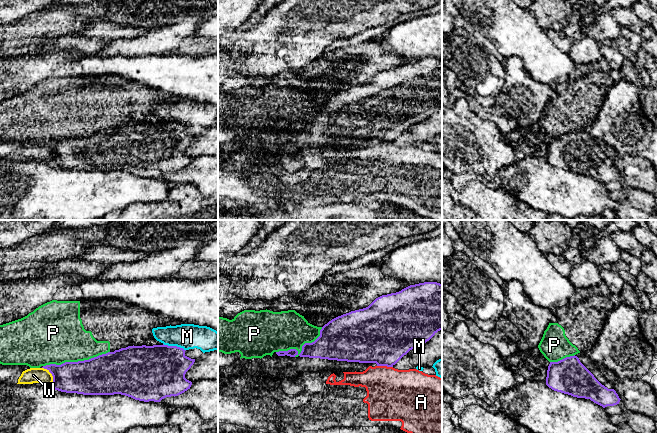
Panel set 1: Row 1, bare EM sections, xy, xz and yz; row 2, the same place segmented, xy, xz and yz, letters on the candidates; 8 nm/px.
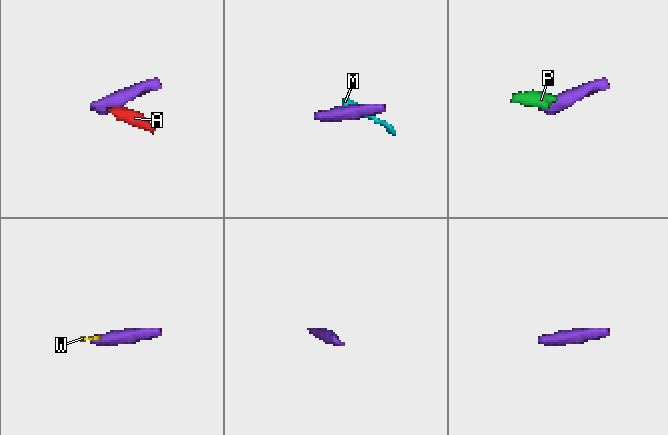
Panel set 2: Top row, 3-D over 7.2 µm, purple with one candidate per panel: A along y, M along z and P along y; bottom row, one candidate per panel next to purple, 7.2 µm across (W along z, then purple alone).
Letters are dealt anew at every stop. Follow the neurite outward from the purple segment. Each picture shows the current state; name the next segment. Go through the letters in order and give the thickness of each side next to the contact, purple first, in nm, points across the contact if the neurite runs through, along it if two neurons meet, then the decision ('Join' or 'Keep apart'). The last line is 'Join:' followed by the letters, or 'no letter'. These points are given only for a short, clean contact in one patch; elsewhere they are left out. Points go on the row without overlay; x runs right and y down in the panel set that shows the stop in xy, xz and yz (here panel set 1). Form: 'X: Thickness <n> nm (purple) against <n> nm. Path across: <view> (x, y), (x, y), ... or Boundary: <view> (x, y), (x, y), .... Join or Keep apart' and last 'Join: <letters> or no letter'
A: Thickness 480 nm (purple) against 420 nm. Boundary: xz (377, 141), (392, 143). Keep apart
M: Thickness 420 nm (purple) against 200 nm. Keep apart
P: Thickness 320 nm (purple) against 420 nm. Keep apart
W: Thickness 280 nm (purple) against 130 nm. Keep apart
Join: no letter

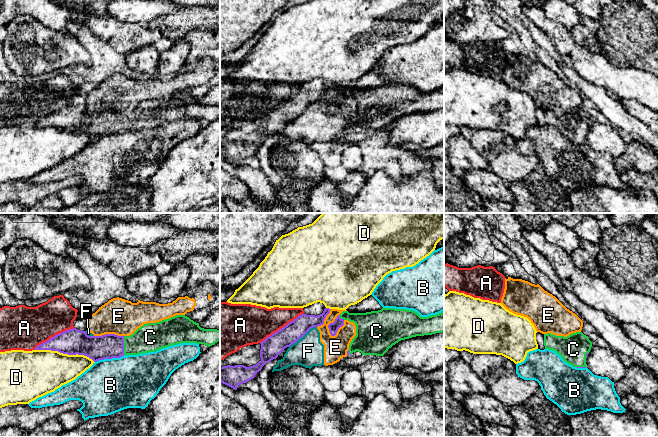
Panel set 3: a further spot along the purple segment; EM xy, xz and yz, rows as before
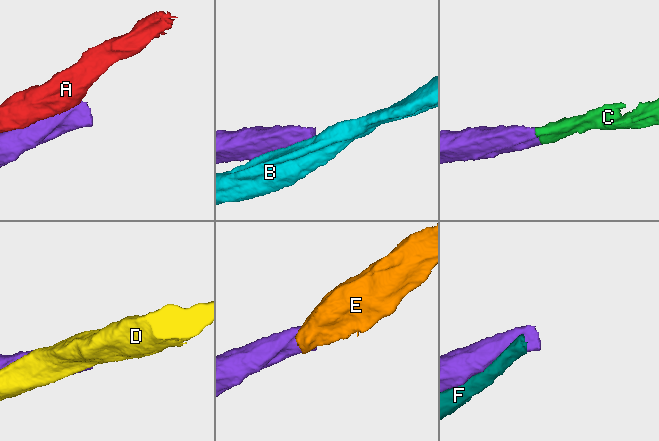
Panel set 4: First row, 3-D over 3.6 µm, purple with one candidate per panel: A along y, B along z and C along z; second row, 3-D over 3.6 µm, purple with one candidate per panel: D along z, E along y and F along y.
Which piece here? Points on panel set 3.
A: Thickness 170 nm (purple) against 320 nm. Keep apart
B: Thickness 200 nm (purple) against 440 nm. Keep apart
C: Thickness 200 nm (purple) against 240 nm. Path across: xy (108, 122), (123, 121), (133, 121), (150, 113). Join
D: Thickness 200 nm (purple) against 360 nm. Keep apart
E: Thickness 80 nm (purple) against 190 nm. Keep apart
F: Thickness 160 nm (purple) against 240 nm. Keep apart
Join: C

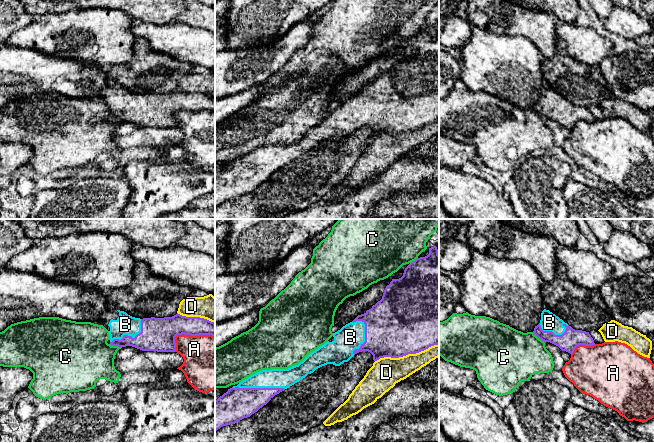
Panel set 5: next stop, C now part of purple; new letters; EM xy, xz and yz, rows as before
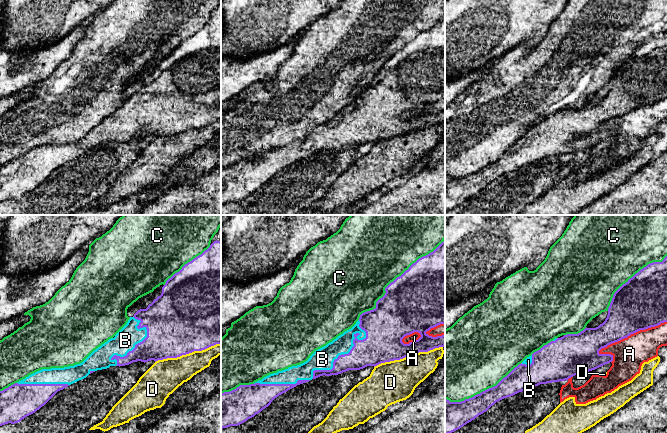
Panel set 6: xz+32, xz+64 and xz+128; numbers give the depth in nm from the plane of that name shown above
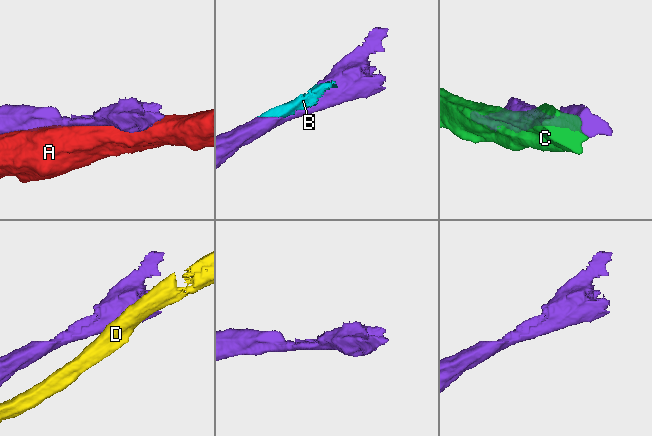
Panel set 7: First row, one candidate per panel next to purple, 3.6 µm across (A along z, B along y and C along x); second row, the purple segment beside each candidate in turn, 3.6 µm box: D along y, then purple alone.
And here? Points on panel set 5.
A: Thickness 280 nm (purple) against 380 nm. Keep apart
B: Thickness 260 nm (purple) against 160 nm. Join
C: Thickness 160 nm (purple) against 420 nm. Keep apart
D: Thickness 500 nm (purple) against 240 nm. Keep apart
Join: B

